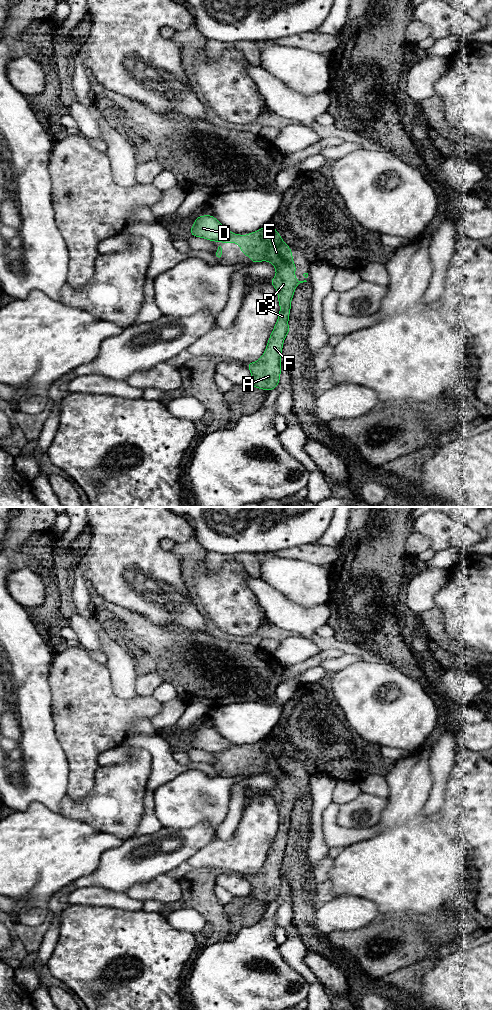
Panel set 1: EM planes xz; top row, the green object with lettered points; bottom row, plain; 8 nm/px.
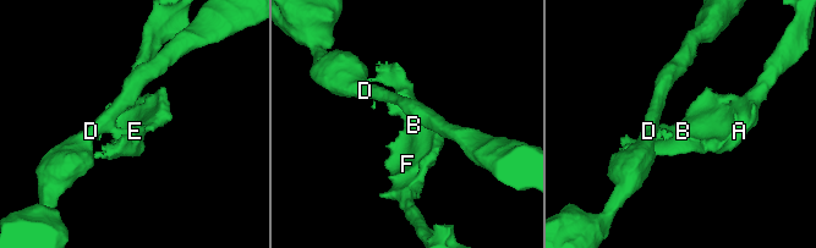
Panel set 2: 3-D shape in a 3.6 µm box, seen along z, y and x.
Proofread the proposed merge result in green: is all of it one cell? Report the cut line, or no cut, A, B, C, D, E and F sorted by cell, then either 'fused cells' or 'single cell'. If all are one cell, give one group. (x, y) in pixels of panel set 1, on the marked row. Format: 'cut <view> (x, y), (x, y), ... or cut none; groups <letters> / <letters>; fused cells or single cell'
cut xz (235, 234), (220, 241); groups A B C E F / D; fused cells

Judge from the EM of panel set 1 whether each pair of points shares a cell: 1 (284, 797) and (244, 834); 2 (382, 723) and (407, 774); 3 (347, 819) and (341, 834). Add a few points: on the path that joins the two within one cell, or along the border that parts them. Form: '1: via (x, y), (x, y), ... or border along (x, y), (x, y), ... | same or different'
1: border along (268, 794), (274, 799), (277, 807), (278, 827) | different
2: border along (426, 739), (415, 749), (408, 752) | different
3: border along (338, 805), (336, 822), (339, 825), (367, 828) | different

